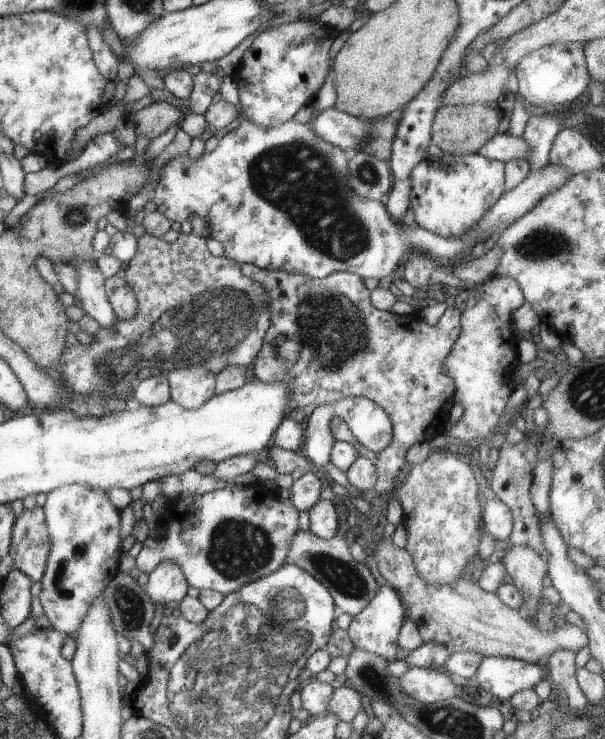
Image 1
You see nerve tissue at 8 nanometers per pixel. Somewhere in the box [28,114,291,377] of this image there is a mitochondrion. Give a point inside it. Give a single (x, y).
(77, 213)

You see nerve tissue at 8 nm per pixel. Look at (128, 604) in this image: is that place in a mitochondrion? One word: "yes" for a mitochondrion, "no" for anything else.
yes

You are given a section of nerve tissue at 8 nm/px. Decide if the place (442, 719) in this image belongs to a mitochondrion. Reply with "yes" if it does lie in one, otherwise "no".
yes

